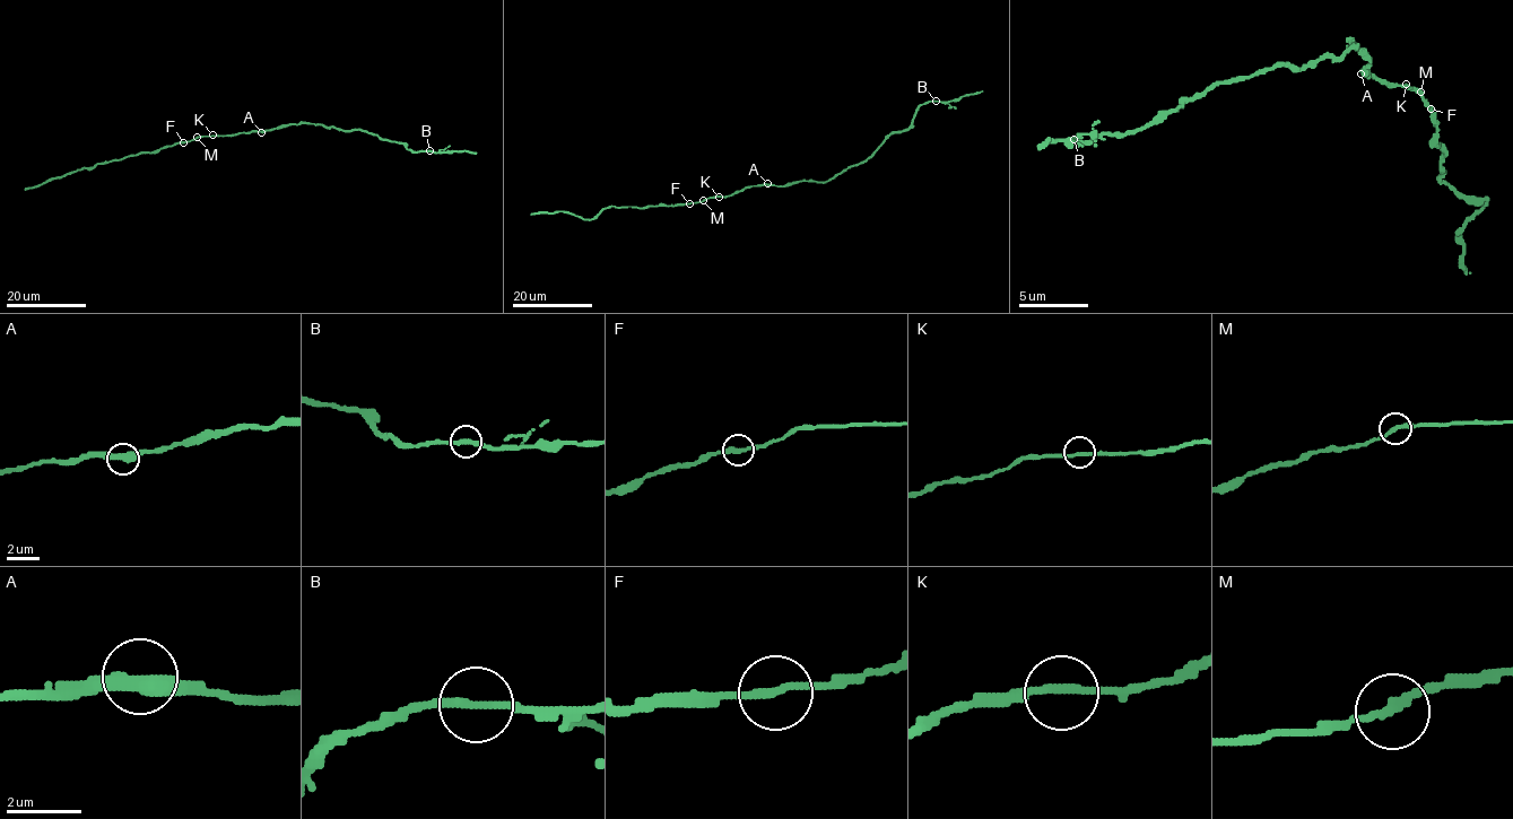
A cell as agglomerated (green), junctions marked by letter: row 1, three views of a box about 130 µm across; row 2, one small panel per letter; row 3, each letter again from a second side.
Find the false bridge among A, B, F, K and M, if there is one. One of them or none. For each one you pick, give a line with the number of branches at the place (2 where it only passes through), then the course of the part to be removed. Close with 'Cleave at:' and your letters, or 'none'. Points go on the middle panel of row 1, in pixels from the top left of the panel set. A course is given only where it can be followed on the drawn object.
Cleave at: none

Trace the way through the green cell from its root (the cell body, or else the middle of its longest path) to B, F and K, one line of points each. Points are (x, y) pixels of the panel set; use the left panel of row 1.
B: (261, 131), (290, 124), (321, 124), (342, 130), (361, 129), (387, 141), (401, 142), (414, 151), (428, 151)
F: (261, 131), (198, 136), (183, 142)
K: (261, 131), (212, 134)

